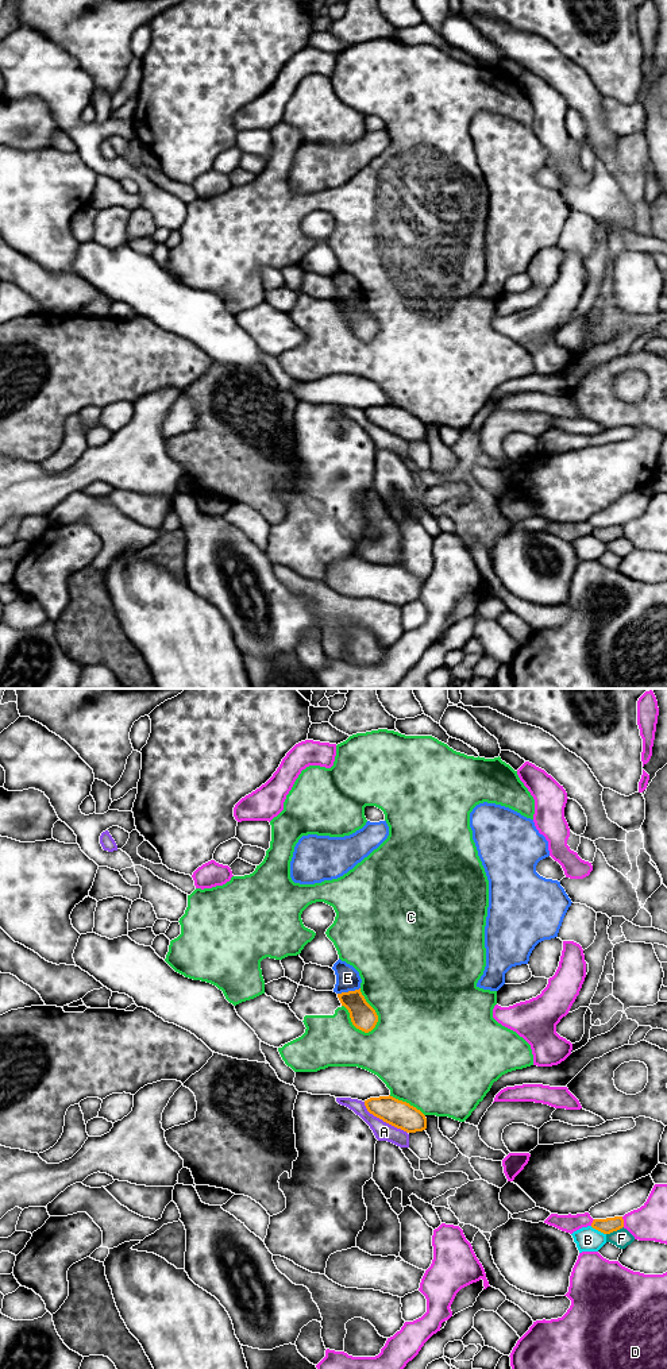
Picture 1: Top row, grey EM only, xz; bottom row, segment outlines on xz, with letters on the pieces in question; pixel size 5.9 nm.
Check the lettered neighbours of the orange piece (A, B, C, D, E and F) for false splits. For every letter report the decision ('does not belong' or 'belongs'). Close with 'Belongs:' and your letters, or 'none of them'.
A: does not belong
B: does not belong
C: does not belong
D: does not belong
E: does not belong
F: does not belong
Belongs: none of them

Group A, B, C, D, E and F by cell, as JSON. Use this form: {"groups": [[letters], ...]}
{"groups": [["A"], ["B"], ["C"], ["D"], ["E"], ["F"]]}

